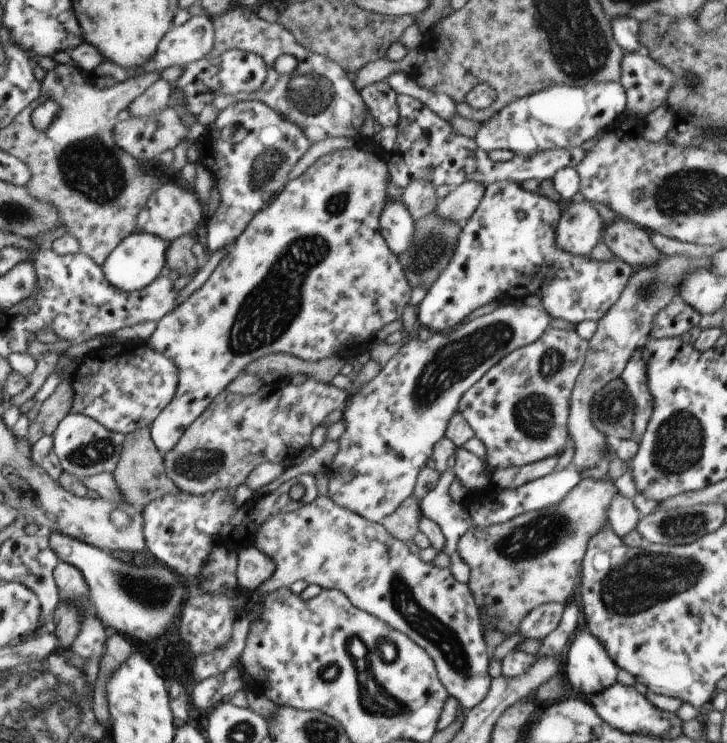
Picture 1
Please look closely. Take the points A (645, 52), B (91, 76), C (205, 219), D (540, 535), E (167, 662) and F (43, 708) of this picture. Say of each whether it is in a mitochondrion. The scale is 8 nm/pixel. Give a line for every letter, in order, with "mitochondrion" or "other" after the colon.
A: other
B: other
C: other
D: mitochondrion
E: other
F: mitochondrion

